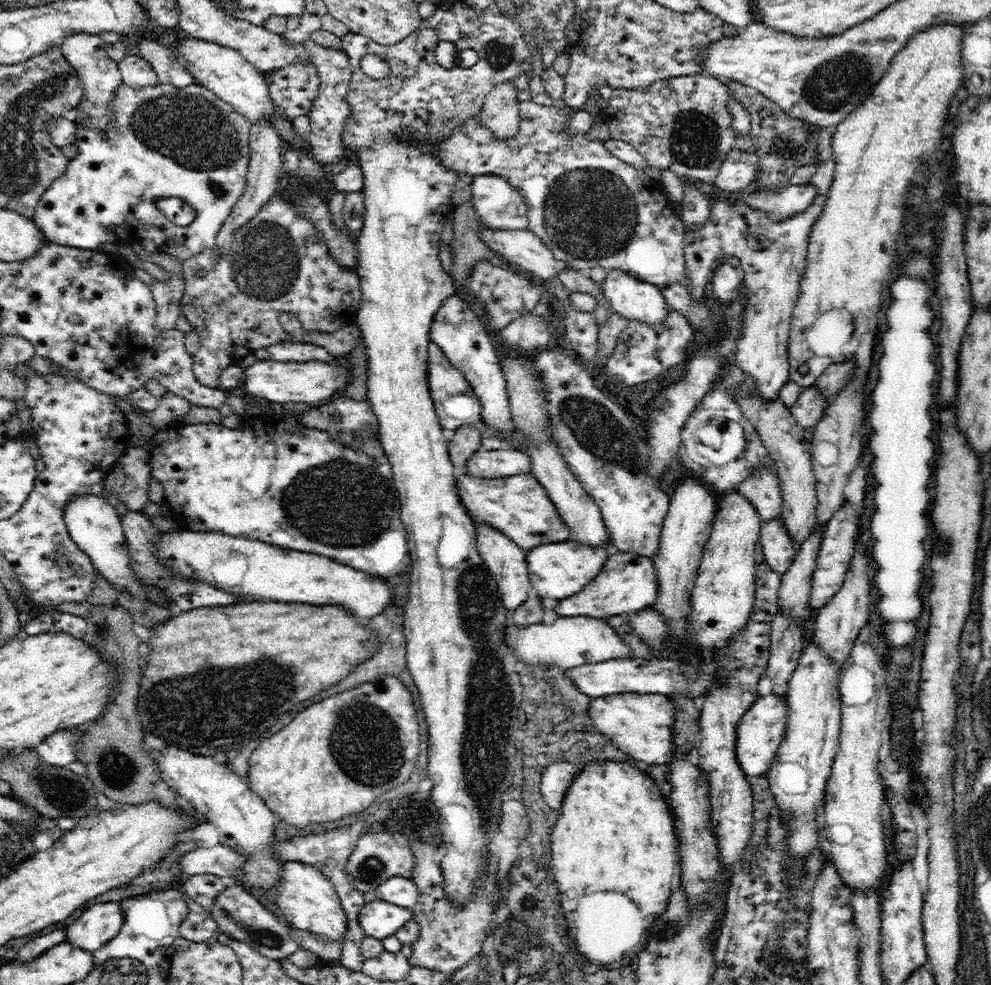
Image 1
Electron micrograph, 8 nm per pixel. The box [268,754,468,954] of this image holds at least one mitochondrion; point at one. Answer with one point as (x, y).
(371, 869)

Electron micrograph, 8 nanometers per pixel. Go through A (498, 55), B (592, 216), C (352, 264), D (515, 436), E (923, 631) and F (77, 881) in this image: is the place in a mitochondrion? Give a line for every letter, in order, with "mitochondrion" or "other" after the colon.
A: mitochondrion
B: mitochondrion
C: other
D: other
E: other
F: other

